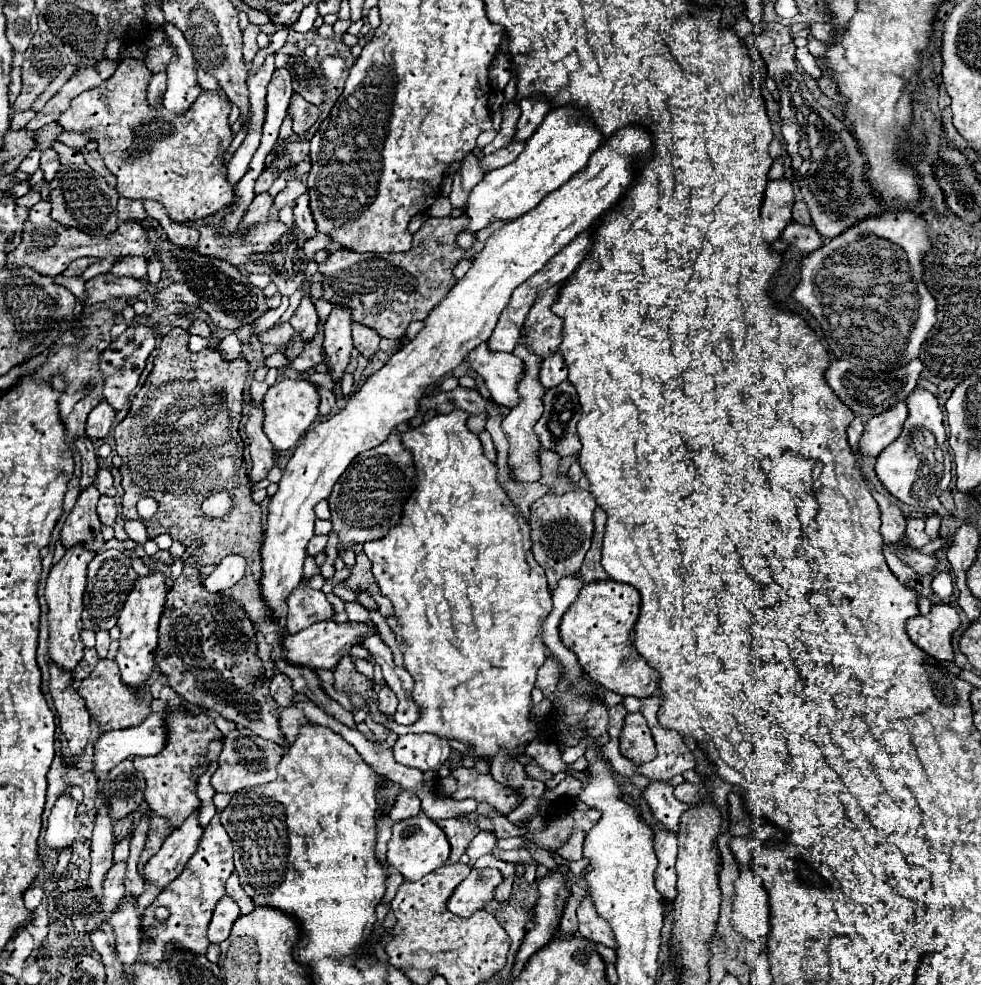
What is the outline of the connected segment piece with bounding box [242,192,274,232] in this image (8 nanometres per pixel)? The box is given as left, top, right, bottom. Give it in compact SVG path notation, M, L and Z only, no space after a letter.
M260 192L260 194L256 194L256 198L252 200L248 212L244 214L242 232L248 232L250 228L266 222L266 220L268 220L268 210L270 210L272 204L274 204L274 198L270 196L270 192Z

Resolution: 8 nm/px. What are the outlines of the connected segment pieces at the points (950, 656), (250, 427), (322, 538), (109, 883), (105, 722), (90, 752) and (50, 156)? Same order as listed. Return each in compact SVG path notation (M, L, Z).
M934 604L930 614L908 620L906 630L910 640L936 660L954 660L952 634L960 626L958 612L948 604Z
M252 402L250 408L250 418L246 424L246 434L250 440L250 454L252 454L252 472L250 472L250 480L258 482L262 478L266 478L268 470L272 468L272 442L268 440L268 436L262 430L264 424L264 412L262 406Z
M316 534L310 542L308 542L308 554L316 556L318 552L322 552L328 544L328 534Z
M126 860L116 862L104 880L104 894L102 894L102 906L98 908L96 914L92 914L92 918L86 924L86 930L92 932L94 928L98 928L100 922L110 918L110 912L116 908L116 904L120 902L120 898L124 896L124 878L126 878Z
M100 660L92 674L82 680L78 694L86 700L86 706L94 720L100 724L104 732L110 730L120 730L120 728L130 728L142 724L142 720L152 712L152 694L148 692L150 682L144 682L142 688L130 688L122 676L116 660Z
M88 744L88 746L86 746L86 750L82 752L82 756L74 760L74 766L76 766L76 768L90 770L90 768L92 768L92 756L94 756L94 746L92 746L92 744Z
M46 148L42 152L42 160L40 160L40 168L44 172L44 180L52 180L60 168L60 158L56 154L54 148Z

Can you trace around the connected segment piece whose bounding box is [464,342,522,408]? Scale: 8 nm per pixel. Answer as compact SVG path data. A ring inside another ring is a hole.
M484 342L468 352L464 362L484 378L496 404L512 408L518 402L516 386L518 376L522 376L522 362L518 358L506 352L494 352L488 348L488 342Z

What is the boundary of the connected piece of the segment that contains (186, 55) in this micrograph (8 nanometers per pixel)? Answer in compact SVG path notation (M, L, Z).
M164 24L164 28L170 36L170 44L176 46L176 54L172 56L166 70L168 88L162 106L174 114L184 114L192 108L196 98L202 94L202 88L198 84L198 74L196 74L198 68L182 32L178 32L172 24Z

